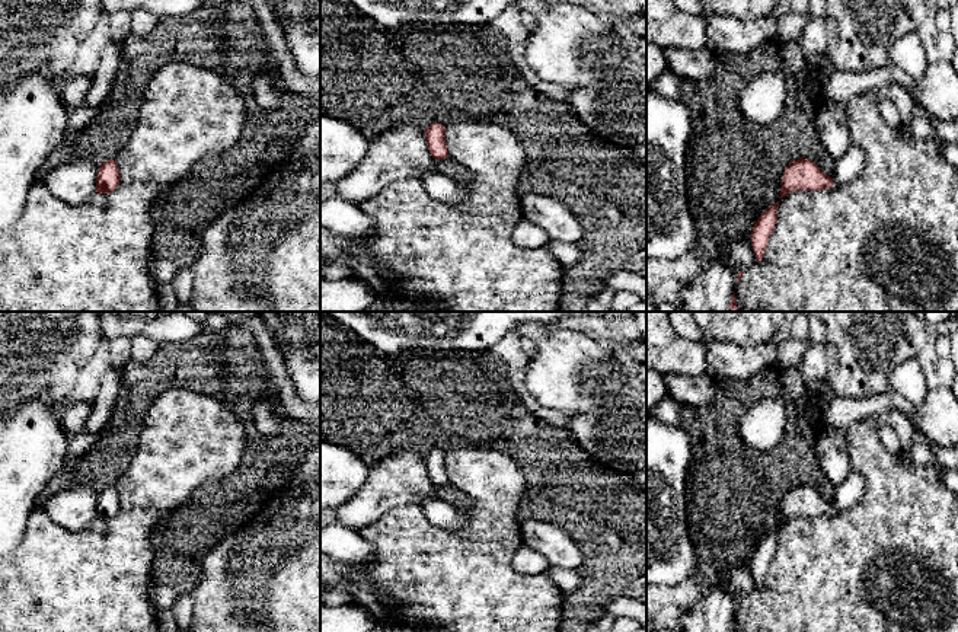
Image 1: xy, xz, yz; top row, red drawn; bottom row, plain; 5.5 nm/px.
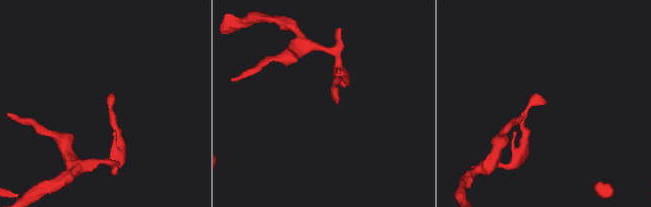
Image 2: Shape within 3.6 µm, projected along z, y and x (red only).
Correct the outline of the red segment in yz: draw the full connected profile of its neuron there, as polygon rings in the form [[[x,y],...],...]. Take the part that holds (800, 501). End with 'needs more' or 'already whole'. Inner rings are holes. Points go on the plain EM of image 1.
[[[799,483],[791,488],[782,504],[780,526],[793,517],[823,517],[834,508],[814,488]]]; already whole

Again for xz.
[[[434,449],[424,457],[424,460],[428,476],[435,486],[448,483],[444,451]]]; already whole

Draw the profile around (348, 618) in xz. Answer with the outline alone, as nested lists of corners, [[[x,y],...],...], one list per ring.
[[[320,603],[320,632],[373,632],[376,626],[376,620],[352,603],[342,606]]]

